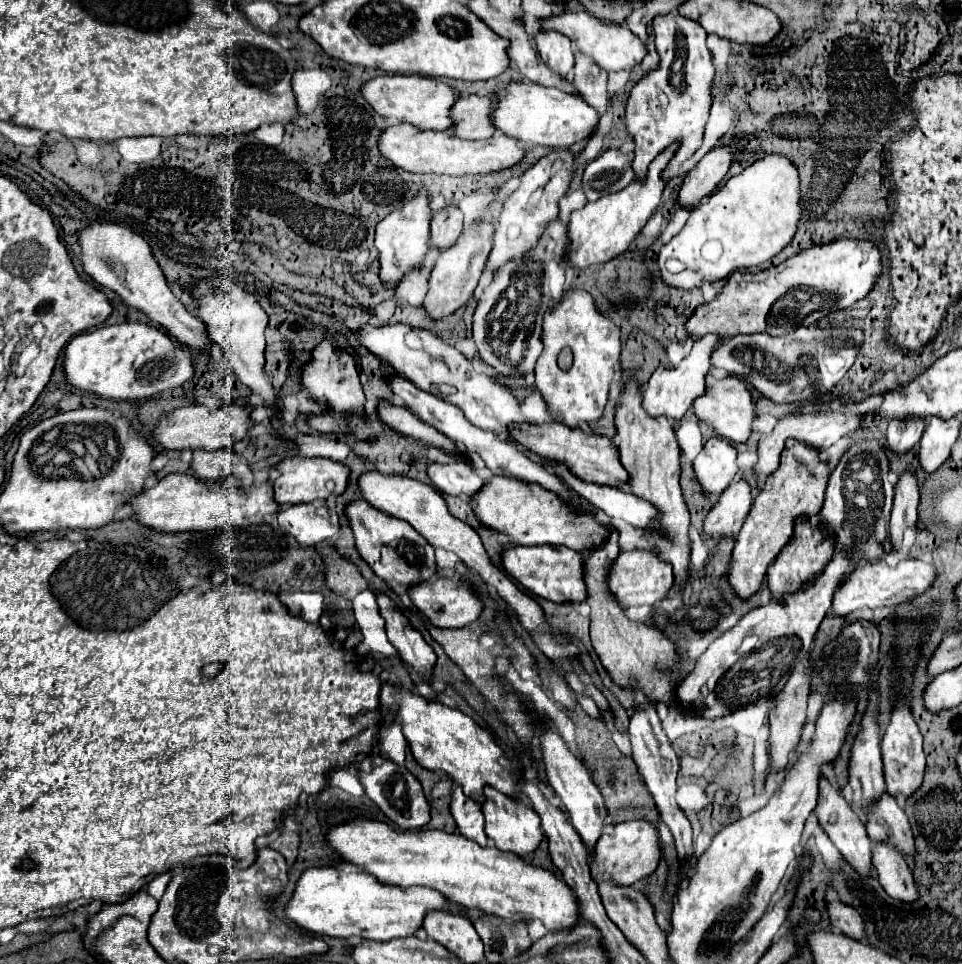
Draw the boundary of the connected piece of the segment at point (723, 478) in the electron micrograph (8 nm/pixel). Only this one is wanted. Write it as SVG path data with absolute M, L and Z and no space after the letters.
M718 436L710 438L694 460L694 476L702 488L702 494L706 498L722 494L736 474L736 448Z

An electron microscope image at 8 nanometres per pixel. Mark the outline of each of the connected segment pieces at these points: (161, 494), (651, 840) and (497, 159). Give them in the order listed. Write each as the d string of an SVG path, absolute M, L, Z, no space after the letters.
M168 474L156 486L134 494L128 504L134 510L134 520L158 532L188 532L214 530L224 526L260 524L264 514L274 514L278 504L272 498L272 482L244 490L238 480L204 484L190 474Z
M644 820L622 822L604 830L598 838L594 852L588 856L590 874L596 884L612 882L616 886L630 886L646 876L650 876L660 862L660 846L658 846L658 832L652 824Z
M410 124L388 126L384 132L380 132L378 150L396 168L402 168L406 172L414 172L414 174L446 174L446 176L464 176L464 174L506 170L506 168L518 164L520 158L526 152L516 140L510 140L502 132L496 132L488 140L468 142L468 140L452 138L448 132L416 130Z

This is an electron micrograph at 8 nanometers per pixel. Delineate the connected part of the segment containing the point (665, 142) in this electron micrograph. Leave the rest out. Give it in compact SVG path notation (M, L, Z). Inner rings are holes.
M666 14L654 18L654 32L660 62L656 70L650 70L632 86L624 108L624 126L634 138L632 168L636 180L646 178L648 164L664 148L668 148L670 144L678 144L678 150L662 172L662 180L670 182L680 174L682 164L692 158L692 154L702 144L704 126L708 122L712 106L714 66L712 54L706 48L706 32L698 22L676 14Z

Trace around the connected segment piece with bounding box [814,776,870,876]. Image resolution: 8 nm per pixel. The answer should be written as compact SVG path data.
M826 776L820 778L820 794L818 794L818 806L814 808L814 814L824 828L824 832L830 836L834 846L842 852L842 856L862 874L870 874L870 836L864 828L864 822L858 818L856 812L852 812L850 804L842 798L842 794L830 784Z

